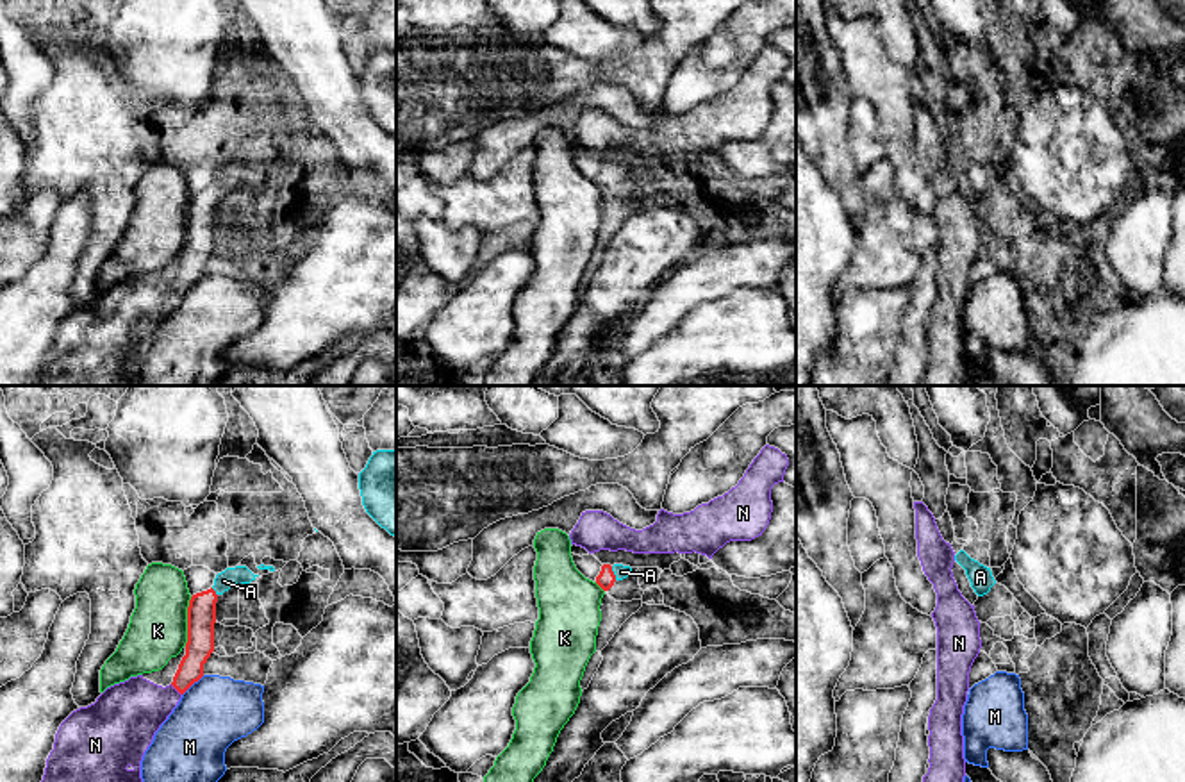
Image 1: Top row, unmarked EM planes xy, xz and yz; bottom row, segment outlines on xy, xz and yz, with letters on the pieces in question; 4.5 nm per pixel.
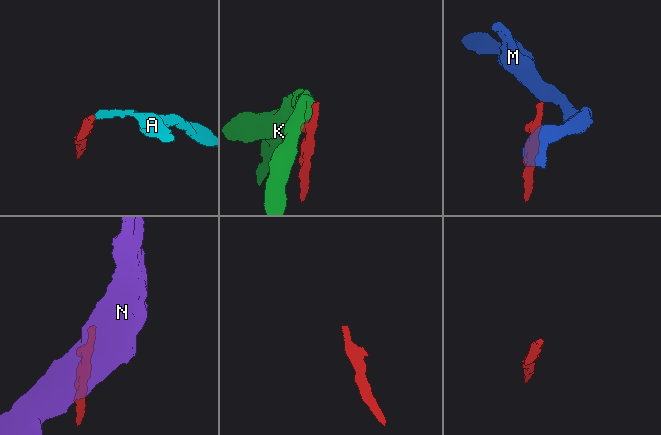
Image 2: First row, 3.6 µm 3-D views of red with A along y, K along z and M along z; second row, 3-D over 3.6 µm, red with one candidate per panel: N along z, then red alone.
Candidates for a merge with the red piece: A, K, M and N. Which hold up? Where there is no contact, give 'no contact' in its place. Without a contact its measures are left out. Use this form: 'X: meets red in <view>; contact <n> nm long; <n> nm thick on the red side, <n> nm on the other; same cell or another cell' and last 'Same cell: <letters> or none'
A: meets red in xz; contact 70 nm long; 80 nm thick on the red side, 70 nm on the other; same cell
K: meets red in xy; contact 220 nm long; 130 nm thick on the red side, 260 nm on the other; another cell
M: meets red in xy; contact 140 nm long; 130 nm thick on the red side, 320 nm on the other; another cell
N: meets red in xy; contact 80 nm long; 130 nm thick on the red side, 300 nm on the other; another cell
Same cell: A

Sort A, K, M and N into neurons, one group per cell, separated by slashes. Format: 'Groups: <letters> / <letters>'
Groups: A / K / M / N

